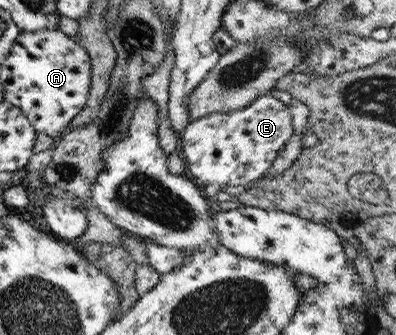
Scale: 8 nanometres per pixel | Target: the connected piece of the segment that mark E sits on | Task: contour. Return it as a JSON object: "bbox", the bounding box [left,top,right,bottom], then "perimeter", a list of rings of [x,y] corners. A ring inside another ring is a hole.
{"bbox":[177,94,293,190],"perimeter":[[[271,94],[255,98],[247,107],[230,112],[213,112],[208,116],[197,118],[188,122],[181,132],[182,137],[178,138],[177,149],[184,161],[184,174],[192,179],[196,186],[202,190],[205,186],[223,184],[223,186],[240,186],[249,184],[260,178],[277,152],[284,148],[284,145],[293,135],[292,117],[289,105],[272,97]]]}

